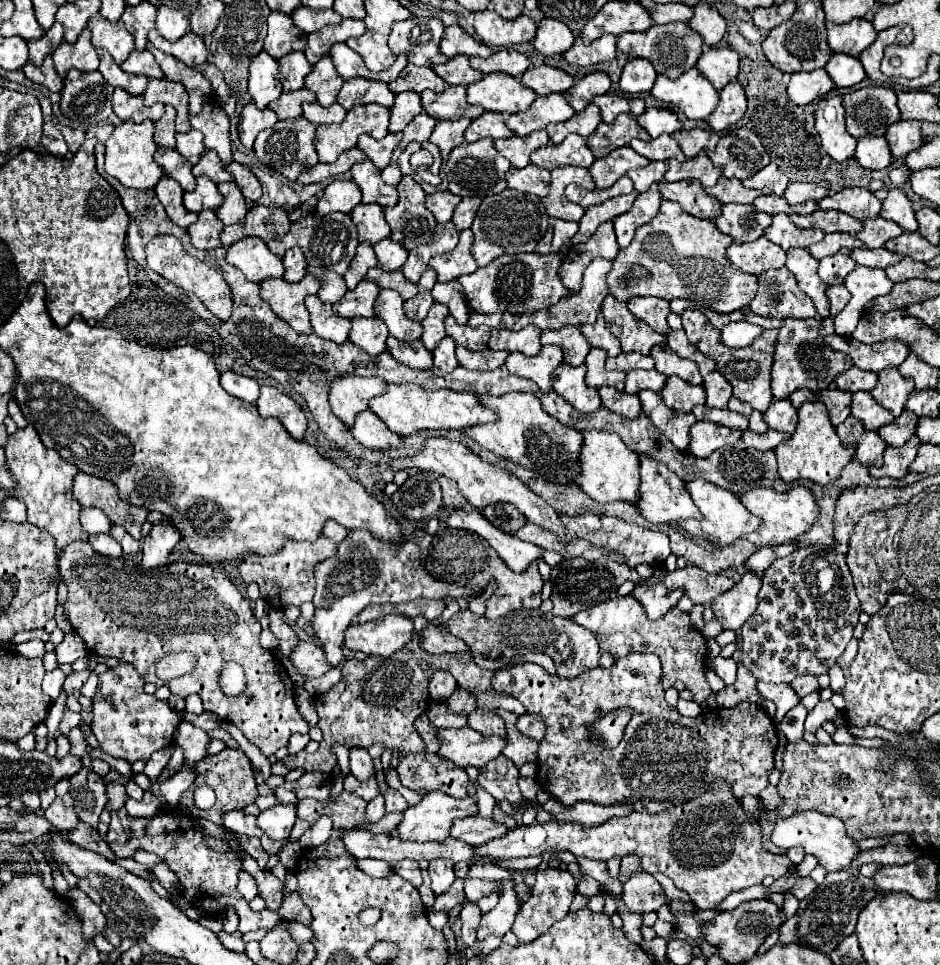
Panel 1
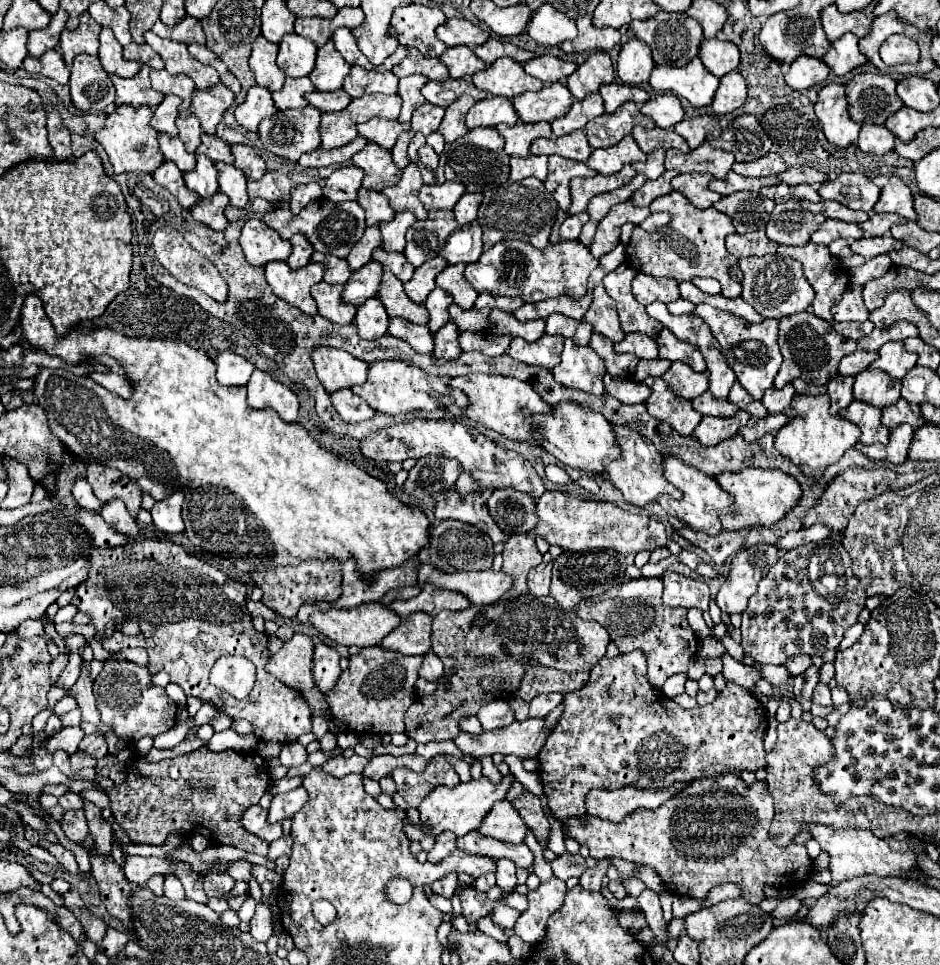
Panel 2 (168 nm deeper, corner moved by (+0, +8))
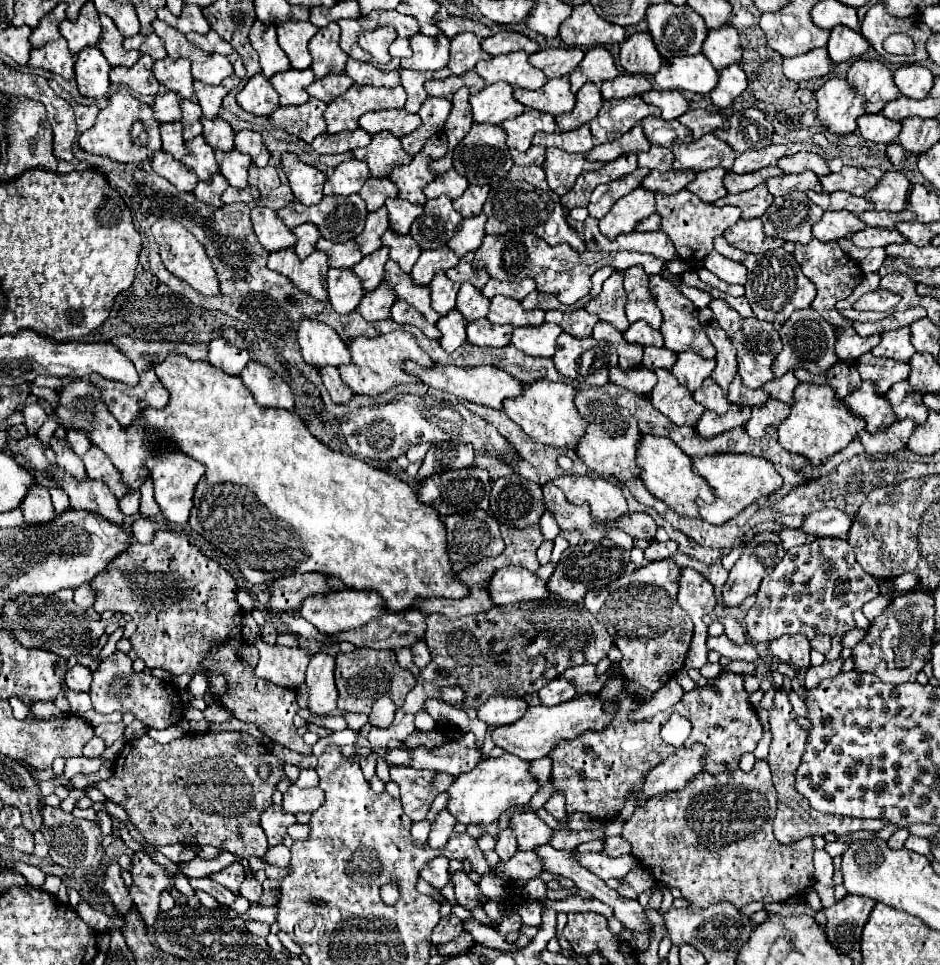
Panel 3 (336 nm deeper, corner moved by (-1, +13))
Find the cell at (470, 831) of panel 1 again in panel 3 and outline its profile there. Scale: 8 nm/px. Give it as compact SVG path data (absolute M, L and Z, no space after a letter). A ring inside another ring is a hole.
M534 811L514 815L510 819L510 829L514 829L516 833L520 851L534 851L540 845L550 843L554 835L554 831Z

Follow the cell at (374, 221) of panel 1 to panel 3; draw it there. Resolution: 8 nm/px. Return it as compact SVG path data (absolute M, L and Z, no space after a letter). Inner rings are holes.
M368 177L360 189L360 197L366 201L368 211L374 211L384 205L388 197L396 197L398 189L388 177Z

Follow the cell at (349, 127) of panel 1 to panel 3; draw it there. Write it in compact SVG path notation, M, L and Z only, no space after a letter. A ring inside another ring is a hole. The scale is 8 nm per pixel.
M352 85L342 97L328 103L324 119L330 133L354 131L358 129L358 119L366 111L380 109L402 109L406 101L404 87L370 87L370 85Z

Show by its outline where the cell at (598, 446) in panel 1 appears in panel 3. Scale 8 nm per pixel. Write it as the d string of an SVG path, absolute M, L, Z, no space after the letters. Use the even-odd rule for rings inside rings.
M548 379L532 381L522 387L522 393L514 399L502 401L502 407L506 415L524 429L524 433L544 445L552 447L568 447L574 449L578 443L578 437L582 437L582 431L586 431L586 421L578 417L578 411L574 409L574 387L568 383L554 383Z

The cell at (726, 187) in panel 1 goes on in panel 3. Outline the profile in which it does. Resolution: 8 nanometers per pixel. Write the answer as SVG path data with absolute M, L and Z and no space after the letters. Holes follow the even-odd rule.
M776 165L758 169L754 173L746 173L746 175L736 175L734 171L728 171L724 177L724 185L726 185L728 193L742 193L742 191L754 189L756 185L762 185L770 177L780 177L780 175L782 175L782 169Z

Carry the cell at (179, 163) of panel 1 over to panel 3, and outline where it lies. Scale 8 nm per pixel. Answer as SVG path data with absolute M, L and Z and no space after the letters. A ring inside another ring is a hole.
M162 123L160 125L162 131L162 149L172 153L176 159L180 159L182 155L186 155L186 145L182 139L182 123Z

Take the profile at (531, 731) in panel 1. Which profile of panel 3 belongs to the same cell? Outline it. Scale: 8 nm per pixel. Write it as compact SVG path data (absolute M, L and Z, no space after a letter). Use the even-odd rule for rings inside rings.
M558 677L554 681L550 681L546 687L542 687L538 691L540 699L542 699L542 705L560 705L560 703L566 703L570 699L576 697L576 685L564 677Z

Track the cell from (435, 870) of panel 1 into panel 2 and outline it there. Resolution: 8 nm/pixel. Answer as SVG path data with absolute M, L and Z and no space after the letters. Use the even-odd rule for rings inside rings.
M445 832L445 834L439 834L437 838L435 838L435 846L433 846L433 850L429 852L429 862L433 862L433 864L439 864L441 860L445 860L453 850L455 850L455 834L449 834L449 832Z

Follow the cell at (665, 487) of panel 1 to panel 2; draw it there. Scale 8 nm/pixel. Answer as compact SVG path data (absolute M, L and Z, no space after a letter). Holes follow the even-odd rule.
M615 426L615 434L617 434L617 442L621 446L621 458L617 460L609 460L605 462L605 472L611 478L611 482L621 490L623 498L633 504L633 506L647 506L651 502L657 502L659 496L671 496L675 500L681 500L681 492L667 482L665 474L663 474L663 456L655 450L655 446L641 434L623 428L623 426Z

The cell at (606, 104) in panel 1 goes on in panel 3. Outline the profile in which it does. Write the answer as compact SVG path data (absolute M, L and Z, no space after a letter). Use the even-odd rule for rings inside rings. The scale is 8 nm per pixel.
M620 75L614 81L606 81L600 85L604 99L622 99L632 95L642 95L644 91L650 91L652 83L644 75Z

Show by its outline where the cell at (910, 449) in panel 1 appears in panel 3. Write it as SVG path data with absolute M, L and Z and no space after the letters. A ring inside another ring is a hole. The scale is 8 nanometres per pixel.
M910 419L894 421L890 427L880 429L878 433L860 433L860 441L868 455L892 455L906 447L906 441L910 439L916 423Z

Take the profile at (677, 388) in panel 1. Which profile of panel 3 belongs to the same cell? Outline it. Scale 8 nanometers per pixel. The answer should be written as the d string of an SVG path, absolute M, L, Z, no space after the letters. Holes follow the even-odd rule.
M684 351L678 353L678 361L672 367L672 373L680 381L680 385L686 385L694 393L696 389L700 389L702 381L712 373L714 365L714 359L704 359L694 351Z

